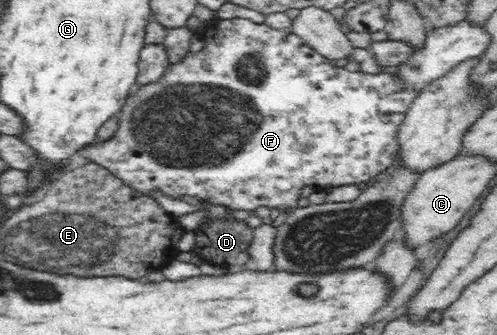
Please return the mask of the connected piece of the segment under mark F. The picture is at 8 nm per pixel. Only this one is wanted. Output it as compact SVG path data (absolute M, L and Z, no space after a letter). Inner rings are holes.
M233 17L220 20L212 25L202 38L204 47L198 52L189 52L177 64L170 64L155 82L140 86L138 91L126 99L126 105L119 115L120 129L108 141L98 141L90 148L82 149L81 161L94 161L110 170L128 187L144 195L160 189L167 195L178 199L184 195L195 197L205 202L217 202L232 210L253 212L260 206L285 210L294 210L301 198L303 187L311 186L316 190L328 190L344 185L358 185L367 182L390 168L395 163L395 135L398 125L402 123L406 110L418 93L404 89L401 81L390 73L366 75L359 71L352 72L344 67L332 66L327 57L312 49L301 37L293 37L288 30L279 30L266 23L255 23L250 19Z

